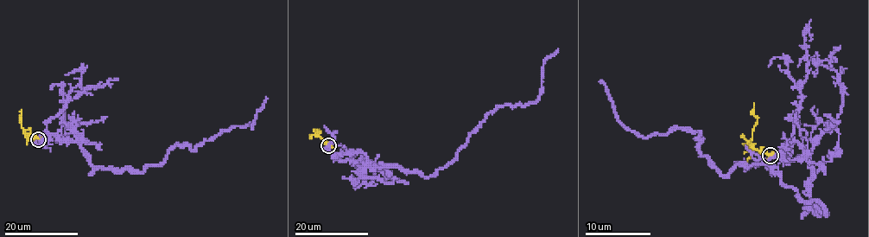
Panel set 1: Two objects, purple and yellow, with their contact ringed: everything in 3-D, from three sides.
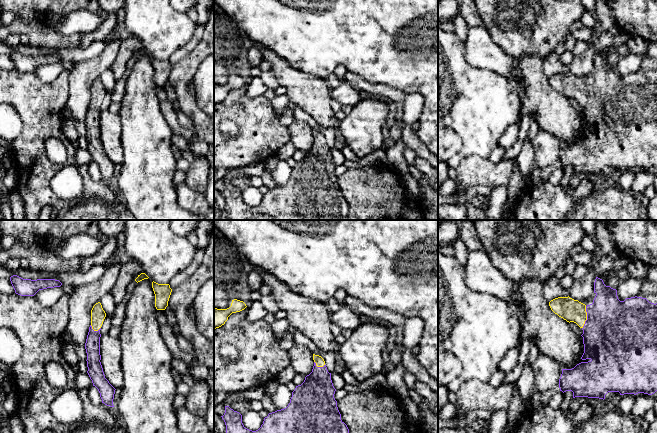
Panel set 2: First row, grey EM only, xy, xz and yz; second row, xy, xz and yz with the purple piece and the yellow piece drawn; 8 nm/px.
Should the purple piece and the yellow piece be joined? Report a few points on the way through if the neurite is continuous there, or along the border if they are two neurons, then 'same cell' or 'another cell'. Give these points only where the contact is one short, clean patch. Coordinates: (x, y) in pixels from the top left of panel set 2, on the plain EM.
runs through yz (613, 110), (600, 97), (587, 93), (571, 86); same cell

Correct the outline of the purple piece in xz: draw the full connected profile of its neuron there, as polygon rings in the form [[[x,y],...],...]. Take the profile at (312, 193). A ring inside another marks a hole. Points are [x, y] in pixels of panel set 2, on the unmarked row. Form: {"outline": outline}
{"outline": [[[313,130],[312,148],[292,168],[290,179],[284,185],[269,189],[261,203],[252,207],[244,203],[242,191],[225,182],[222,195],[226,201],[229,220],[347,220],[349,205],[341,196],[341,190],[334,174],[336,165],[331,156],[324,135]]]}

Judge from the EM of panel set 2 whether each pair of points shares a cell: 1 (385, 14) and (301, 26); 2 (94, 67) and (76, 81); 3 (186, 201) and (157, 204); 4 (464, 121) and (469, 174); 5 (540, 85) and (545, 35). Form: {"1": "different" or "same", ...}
{"1": "same", "2": "same", "3": "different", "4": "different", "5": "different"}

